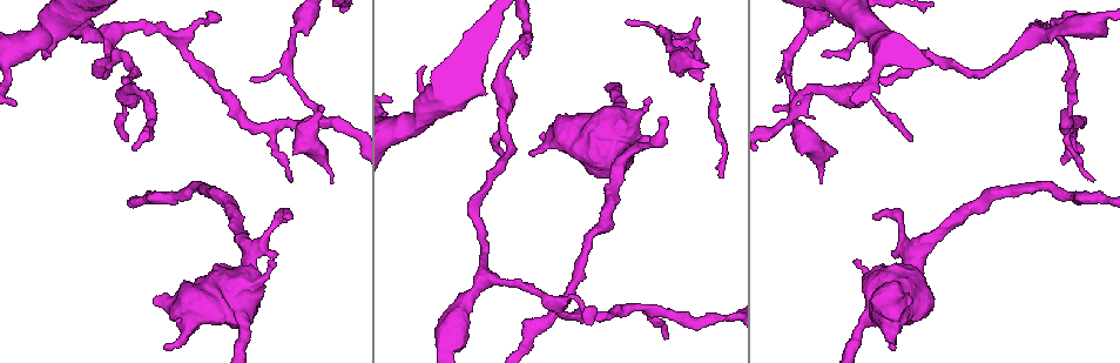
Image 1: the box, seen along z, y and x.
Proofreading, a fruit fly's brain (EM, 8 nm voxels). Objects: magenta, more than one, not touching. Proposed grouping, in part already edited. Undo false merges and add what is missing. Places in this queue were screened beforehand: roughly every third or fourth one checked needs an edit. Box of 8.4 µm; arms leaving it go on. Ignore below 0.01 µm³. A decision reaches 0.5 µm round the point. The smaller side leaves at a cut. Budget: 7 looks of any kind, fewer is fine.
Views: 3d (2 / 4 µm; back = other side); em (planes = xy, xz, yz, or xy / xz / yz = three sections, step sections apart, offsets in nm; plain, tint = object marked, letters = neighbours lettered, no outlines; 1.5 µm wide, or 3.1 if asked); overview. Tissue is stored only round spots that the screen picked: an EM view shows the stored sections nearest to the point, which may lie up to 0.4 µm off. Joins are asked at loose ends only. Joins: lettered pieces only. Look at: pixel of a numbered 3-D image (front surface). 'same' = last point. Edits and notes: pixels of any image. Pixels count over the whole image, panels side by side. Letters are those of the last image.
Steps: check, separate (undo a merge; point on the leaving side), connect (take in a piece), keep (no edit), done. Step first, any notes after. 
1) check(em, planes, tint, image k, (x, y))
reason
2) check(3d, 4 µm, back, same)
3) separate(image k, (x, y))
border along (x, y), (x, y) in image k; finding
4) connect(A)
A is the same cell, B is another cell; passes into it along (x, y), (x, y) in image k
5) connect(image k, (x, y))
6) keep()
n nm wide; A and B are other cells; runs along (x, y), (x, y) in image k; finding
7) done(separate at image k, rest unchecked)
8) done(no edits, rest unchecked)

check(3d, 4 µm, image 1, (894, 348))
thick end

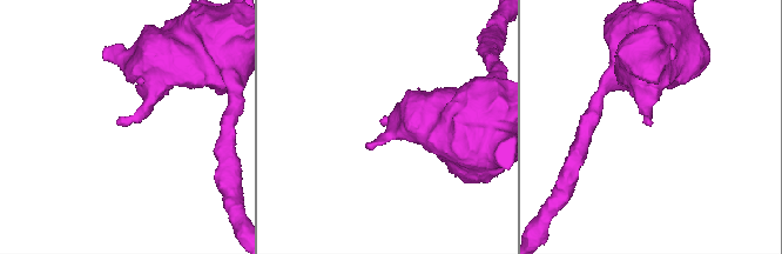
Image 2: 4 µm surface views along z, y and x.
check(em, planes, tint, image 2, (649, 124))

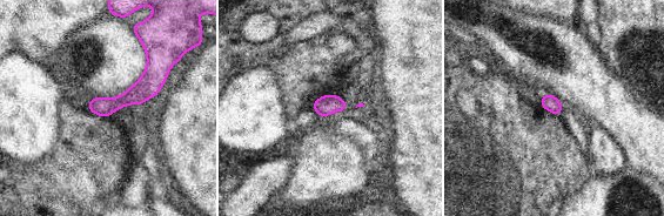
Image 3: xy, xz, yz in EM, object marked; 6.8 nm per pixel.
check(em, planes, letters, same)

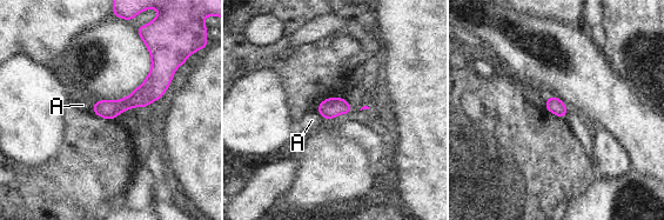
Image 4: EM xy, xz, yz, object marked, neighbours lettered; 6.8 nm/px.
keep()
A is another cell; runs along (169, 75), (142, 97), (95, 110) in image 4; no lettered piece goes on from it

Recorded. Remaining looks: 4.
check(em, planes, plain, image 1, (822, 181))
an open end

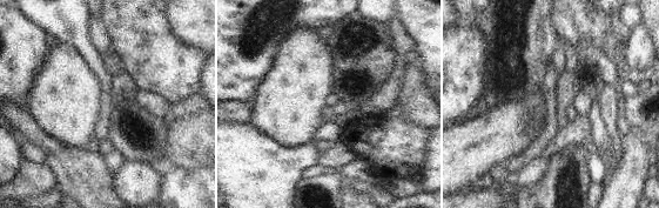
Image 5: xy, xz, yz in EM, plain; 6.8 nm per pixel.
check(em, planes, letters, same)
what lies round it

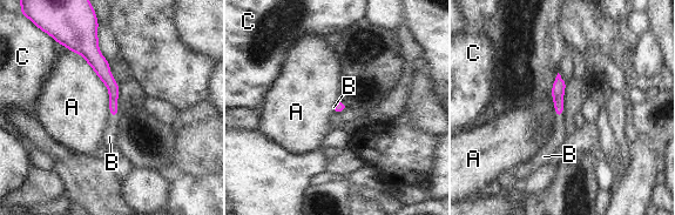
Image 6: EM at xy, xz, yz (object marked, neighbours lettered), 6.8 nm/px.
connect(image 6, (109, 136))
B is the same cell, A and C are other cells; the neuron continues

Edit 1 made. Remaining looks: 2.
check(overview)

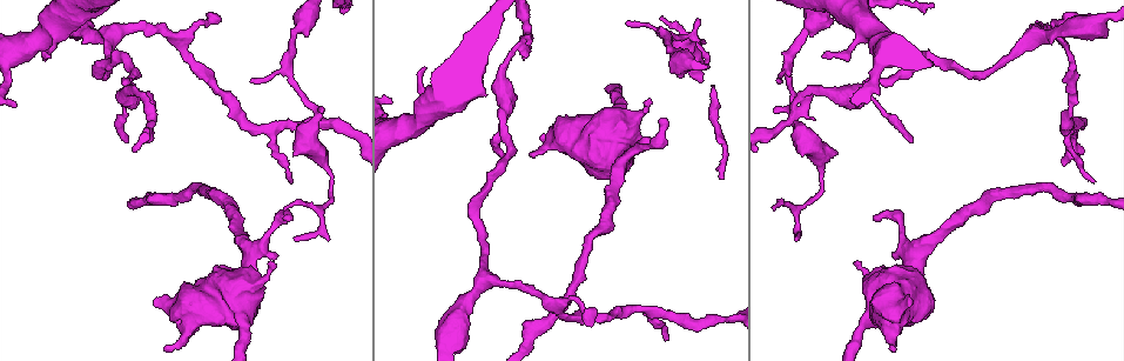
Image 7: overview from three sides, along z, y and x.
check(em, xy, step 8, letters, image 7, (659, 142))
abrupt turn

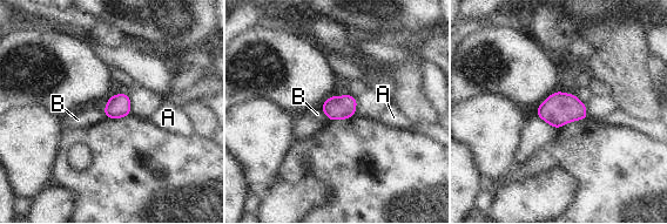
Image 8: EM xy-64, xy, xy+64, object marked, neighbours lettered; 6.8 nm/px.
keep()
B touches over 120 nm; A and B are other cells; border along (318, 107), (329, 120) in image 8; all the same neuron

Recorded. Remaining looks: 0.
done(connect at image 6, rest unchecked)

